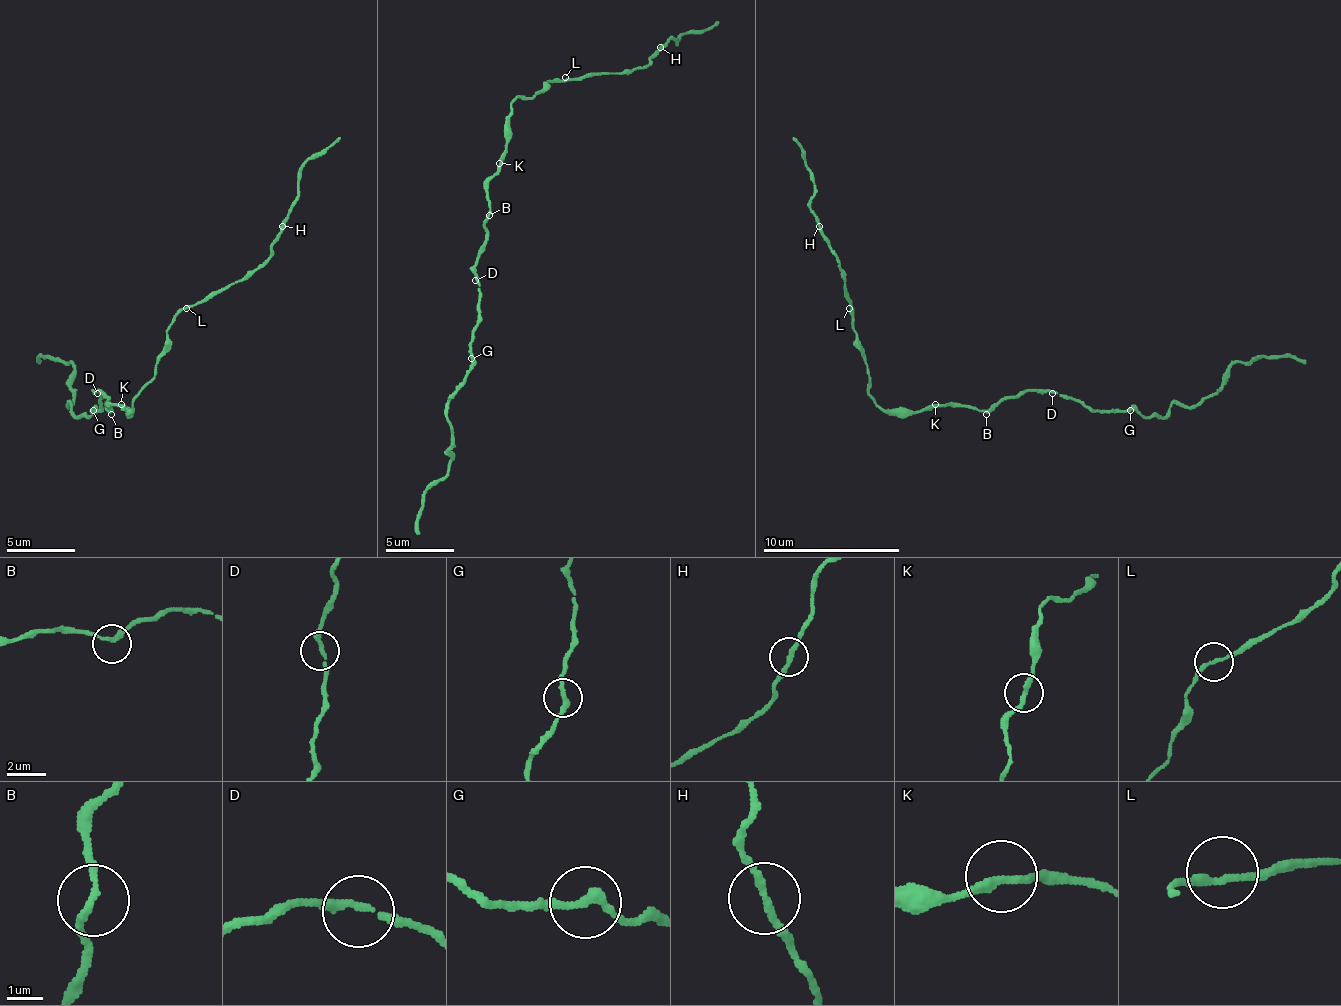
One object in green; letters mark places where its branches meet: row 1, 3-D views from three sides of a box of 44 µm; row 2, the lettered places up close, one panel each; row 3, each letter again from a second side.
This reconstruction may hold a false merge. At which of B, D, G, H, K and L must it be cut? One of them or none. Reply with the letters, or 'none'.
none

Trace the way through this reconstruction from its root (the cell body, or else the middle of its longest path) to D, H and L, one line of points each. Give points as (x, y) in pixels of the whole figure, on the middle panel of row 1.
D: (503, 163), (489, 180), (486, 246), (475, 266), (475, 280)
H: (503, 163), (506, 115), (517, 98), (530, 98), (548, 81), (630, 74), (661, 46)
L: (503, 163), (510, 105), (517, 98), (530, 98), (548, 81), (561, 81), (565, 77)

